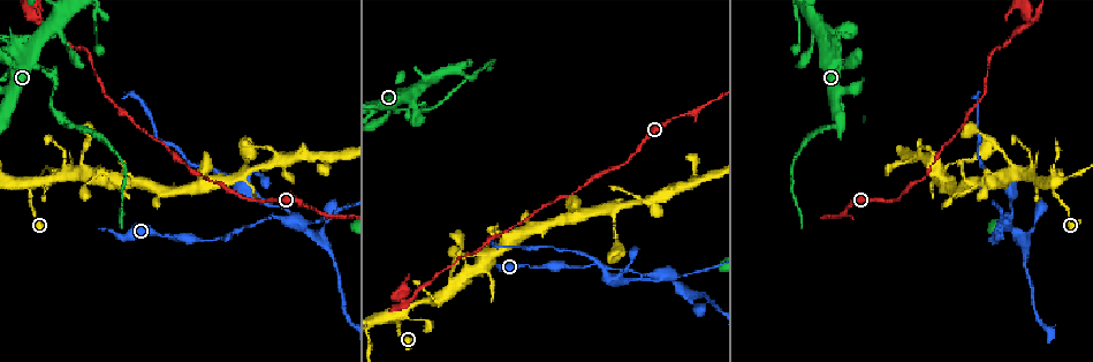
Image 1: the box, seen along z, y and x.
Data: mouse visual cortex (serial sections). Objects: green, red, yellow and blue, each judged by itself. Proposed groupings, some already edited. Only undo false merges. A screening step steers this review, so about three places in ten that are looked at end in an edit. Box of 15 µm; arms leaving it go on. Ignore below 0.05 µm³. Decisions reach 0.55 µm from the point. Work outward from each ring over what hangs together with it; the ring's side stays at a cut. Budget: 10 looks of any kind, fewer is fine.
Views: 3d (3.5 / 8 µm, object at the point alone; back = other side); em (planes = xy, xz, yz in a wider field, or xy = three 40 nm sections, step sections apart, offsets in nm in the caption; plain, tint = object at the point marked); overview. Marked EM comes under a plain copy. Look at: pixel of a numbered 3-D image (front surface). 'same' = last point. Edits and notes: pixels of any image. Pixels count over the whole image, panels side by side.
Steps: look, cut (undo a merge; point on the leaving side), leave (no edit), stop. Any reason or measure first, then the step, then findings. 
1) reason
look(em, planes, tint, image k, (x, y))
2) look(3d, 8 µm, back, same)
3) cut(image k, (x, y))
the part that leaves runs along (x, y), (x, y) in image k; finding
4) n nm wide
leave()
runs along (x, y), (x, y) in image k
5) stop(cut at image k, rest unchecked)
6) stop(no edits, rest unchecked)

side arm on a straight run
look(3d, 3.5 µm, image 1, (39, 22))

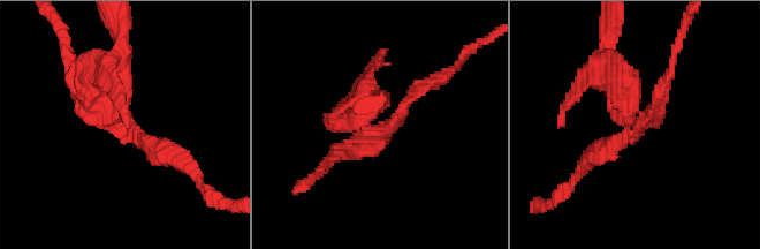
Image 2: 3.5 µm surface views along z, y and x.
3 arms; arms of 200, 250, 300 nm
look(em, xy, step 3, tint, image 2, (126, 131))

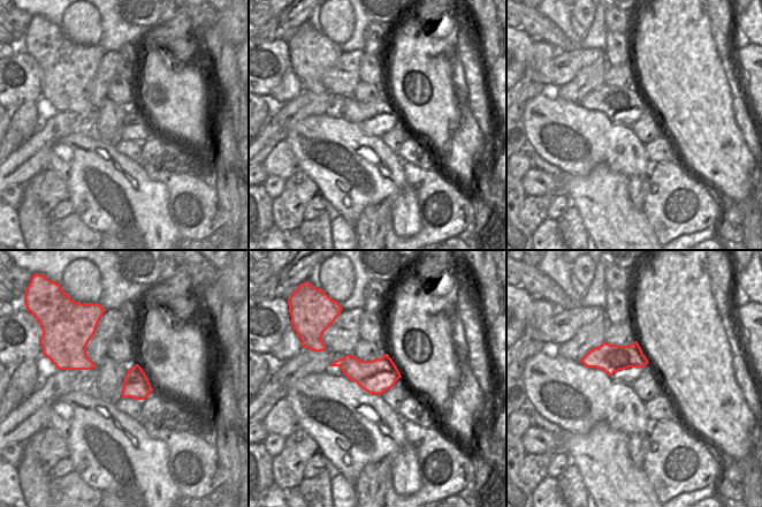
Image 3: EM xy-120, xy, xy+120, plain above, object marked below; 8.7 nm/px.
cut(image 2, (354, 123))
the part that leaves runs along (362, 122), (351, 111), (379, 55) in image 2; a second cell is stuck on

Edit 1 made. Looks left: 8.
thick turns thin
look(3d, 3.5 µm, image 1, (93, 16))

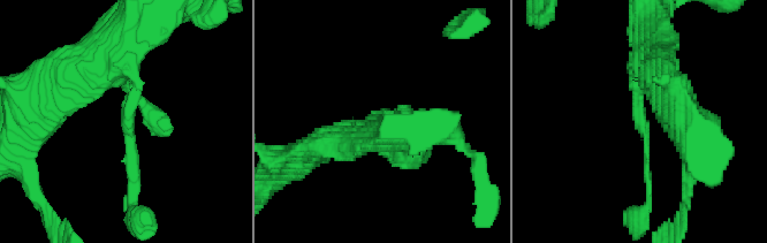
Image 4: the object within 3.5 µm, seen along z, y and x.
look(em, planes, tint, image 4, (129, 117))

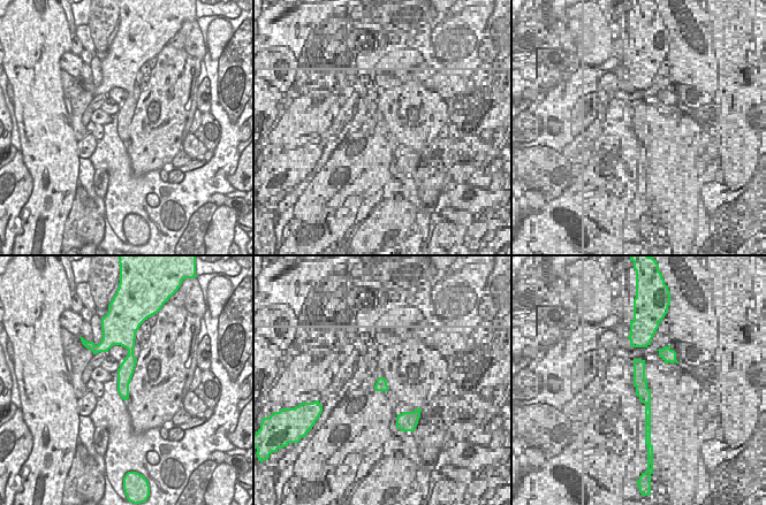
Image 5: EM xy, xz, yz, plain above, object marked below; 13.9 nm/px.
leave()
runs along (130, 349), (124, 396) in image 5; continuous, no second cell

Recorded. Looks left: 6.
abrupt turn
look(3d, 3.5 µm, back, image 1, (386, 107))

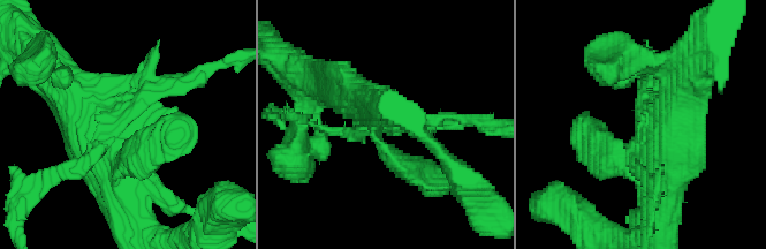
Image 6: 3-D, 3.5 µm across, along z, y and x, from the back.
shape alone is not enough
look(em, xy, step 5, tint, image 6, (647, 121))

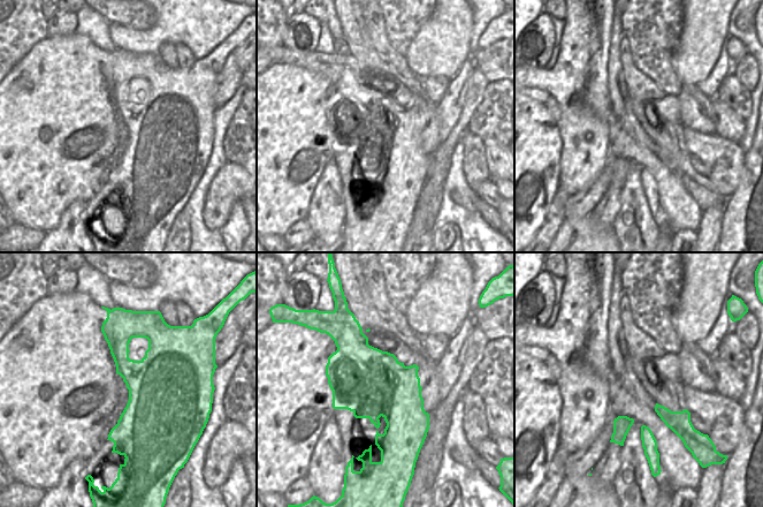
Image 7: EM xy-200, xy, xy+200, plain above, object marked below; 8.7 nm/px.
cut(image 6, (73, 171))
the part that leaves runs along (105, 144), (30, 197) in image 6; two cells meet here

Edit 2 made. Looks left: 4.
four arms meet
look(3d, 3.5 µm, image 1, (27, 183))

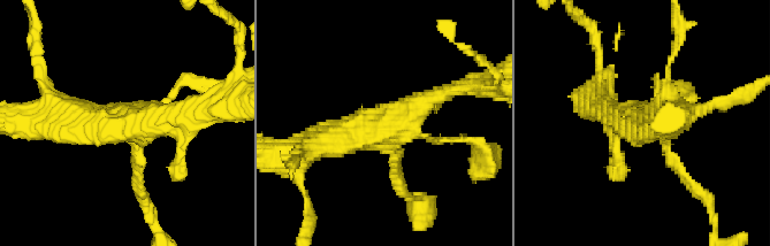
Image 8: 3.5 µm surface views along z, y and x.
leave()
runs along (691, 184), (655, 124), (608, 114) in image 8; one cell here

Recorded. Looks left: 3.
stop(cut at image 2, cut at image 6, rest unchecked)

